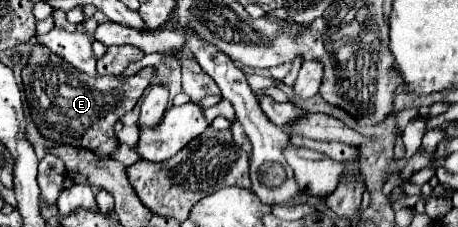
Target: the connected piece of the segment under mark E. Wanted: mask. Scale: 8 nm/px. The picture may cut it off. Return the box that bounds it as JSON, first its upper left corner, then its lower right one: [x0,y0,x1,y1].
[21,45,155,157]

